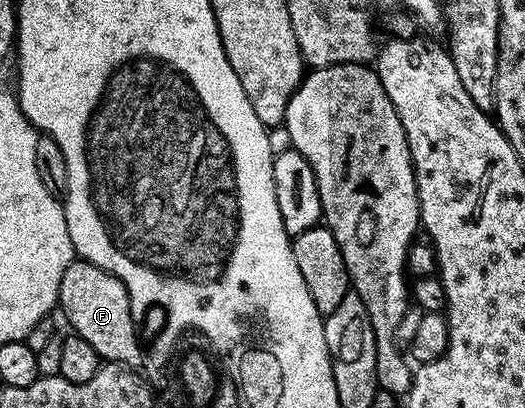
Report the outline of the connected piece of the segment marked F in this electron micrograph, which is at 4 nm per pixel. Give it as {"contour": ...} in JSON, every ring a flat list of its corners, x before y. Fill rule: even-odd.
{"contour":[[74,261,60,280,58,306,63,316,70,321,69,329,84,340,88,340,88,344,96,348,99,359,127,368,138,368,141,364,142,346,138,343,138,330,134,327,136,315,130,311,130,291,124,288,124,284,116,276,112,276,107,270,91,262]]}

